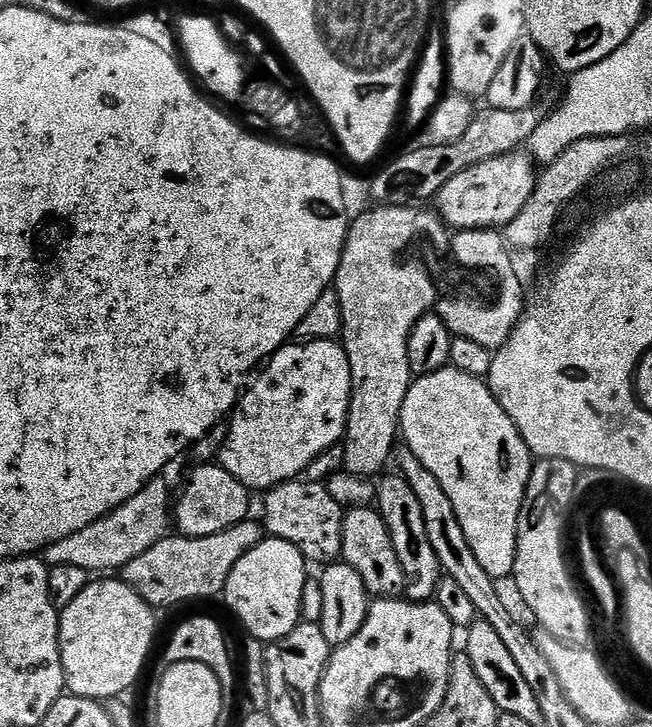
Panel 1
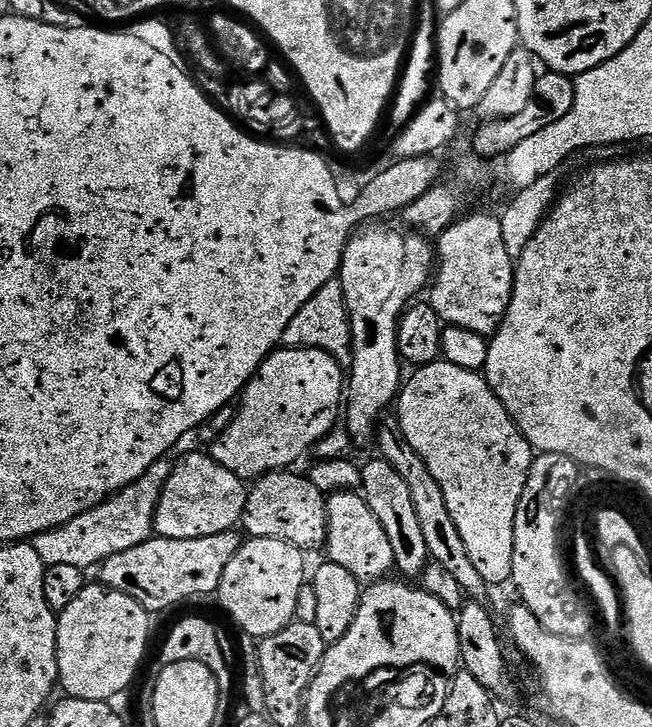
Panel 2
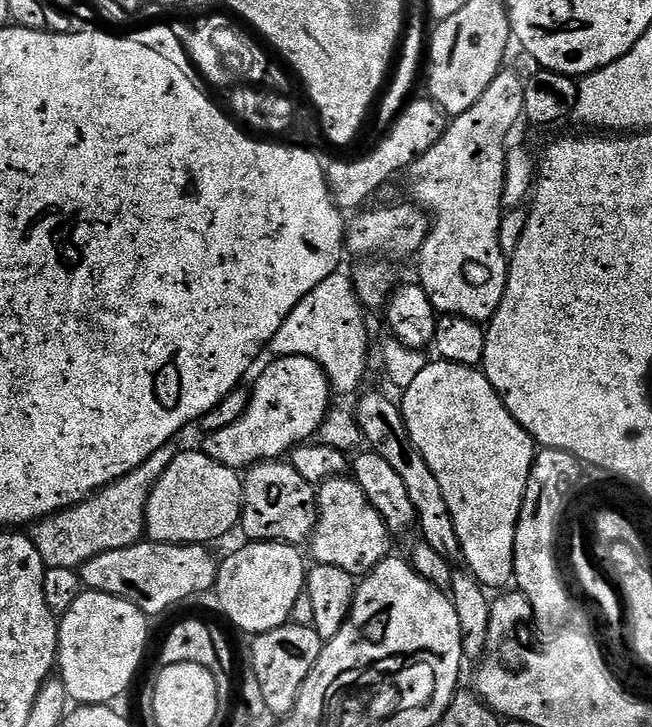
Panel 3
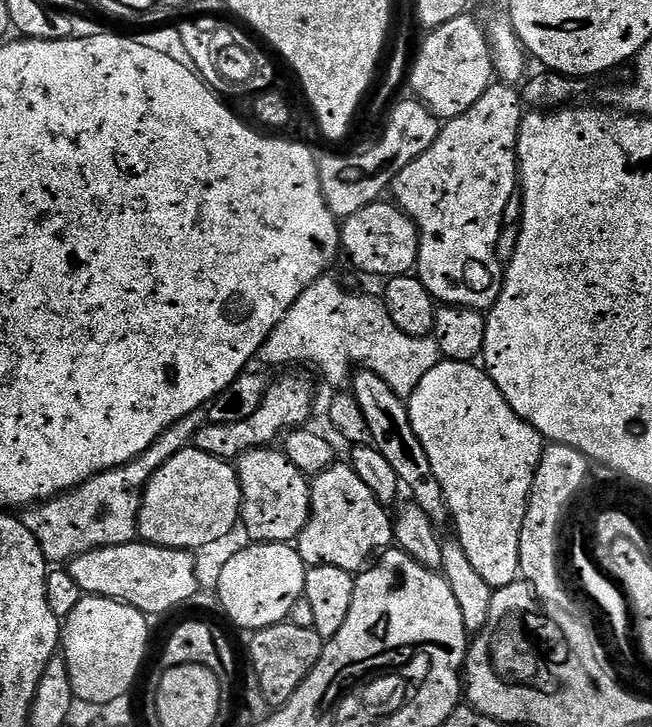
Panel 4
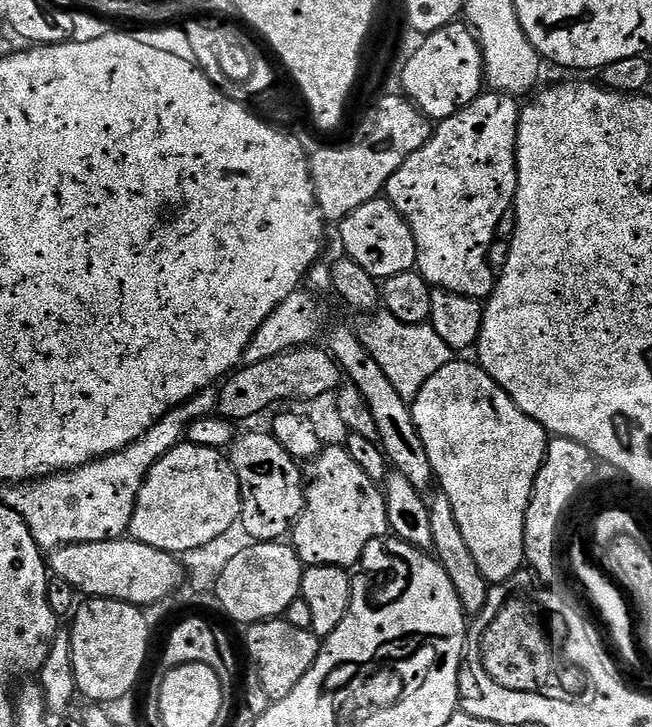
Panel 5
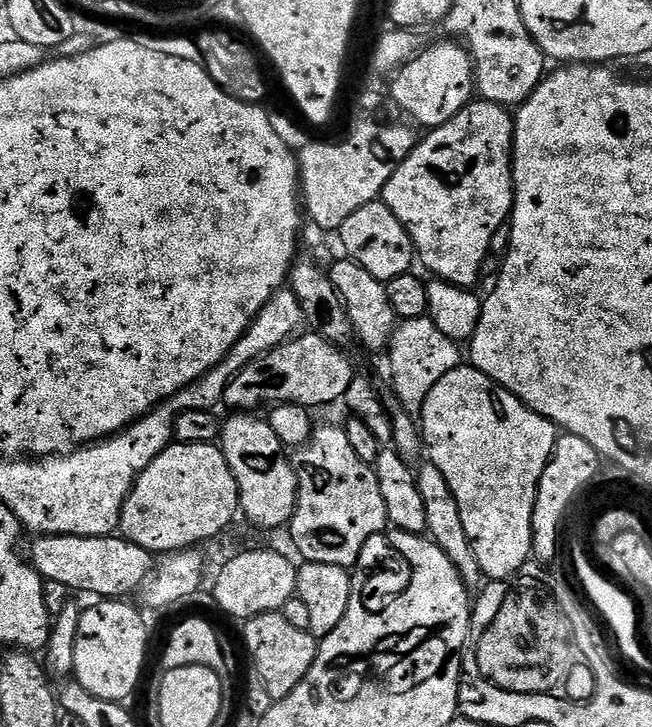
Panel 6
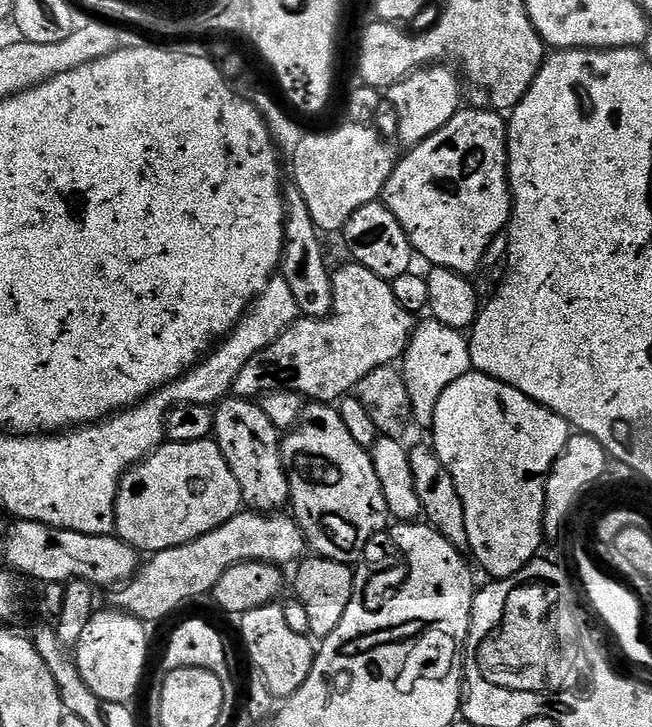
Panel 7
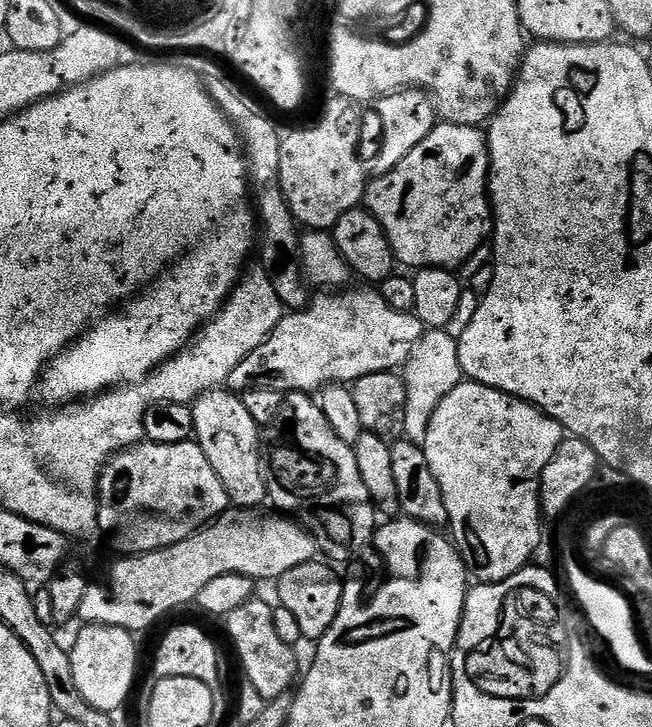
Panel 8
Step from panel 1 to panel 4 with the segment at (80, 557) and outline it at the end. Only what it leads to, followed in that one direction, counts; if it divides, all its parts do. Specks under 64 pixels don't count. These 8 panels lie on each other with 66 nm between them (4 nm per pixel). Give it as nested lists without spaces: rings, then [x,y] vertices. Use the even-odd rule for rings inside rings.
[[[204,408],[186,414],[174,426],[170,426],[157,438],[137,460],[112,468],[108,472],[90,478],[70,492],[39,504],[31,505],[23,513],[25,526],[34,534],[44,559],[52,566],[67,565],[69,560],[86,554],[90,550],[131,544],[137,539],[140,507],[144,501],[144,489],[152,481],[152,476],[174,454],[193,443],[196,432],[208,423],[208,414]]]

